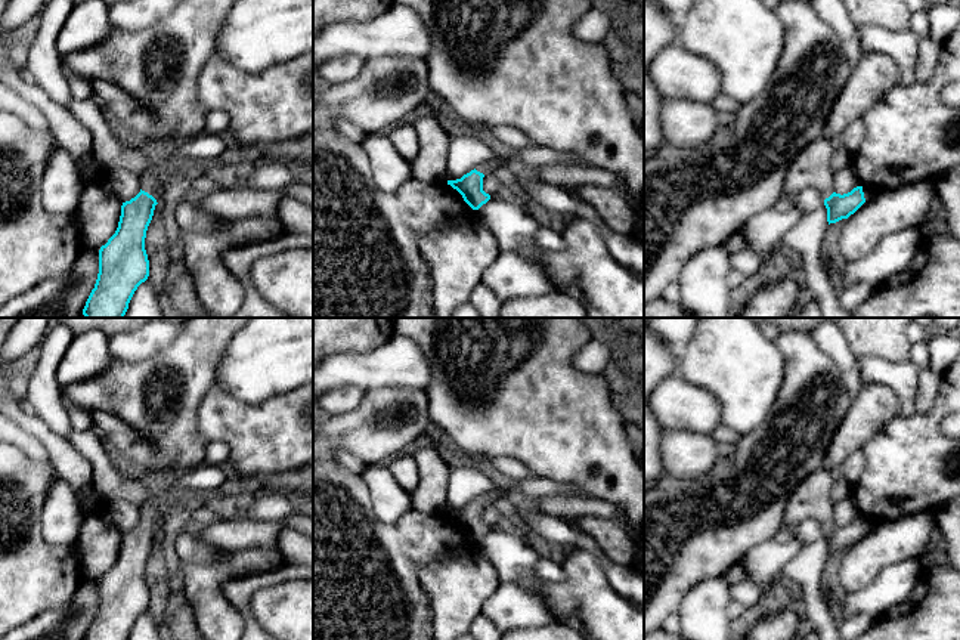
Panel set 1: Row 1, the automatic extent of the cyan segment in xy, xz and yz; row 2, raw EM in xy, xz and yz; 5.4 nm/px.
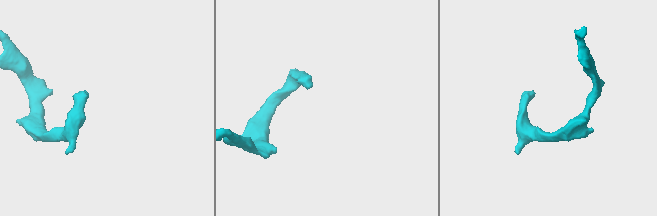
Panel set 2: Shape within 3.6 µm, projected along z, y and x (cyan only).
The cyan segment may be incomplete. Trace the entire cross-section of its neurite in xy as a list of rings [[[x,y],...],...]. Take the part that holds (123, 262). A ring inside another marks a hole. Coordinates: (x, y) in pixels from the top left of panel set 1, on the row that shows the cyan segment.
[[[154,139],[140,148],[149,166],[140,176],[140,192],[123,202],[118,228],[99,250],[97,279],[83,309],[86,318],[124,318],[134,291],[149,276],[146,231],[174,171],[165,140]]]

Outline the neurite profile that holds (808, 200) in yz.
[[[806,188],[793,198],[793,205],[796,205],[802,214],[806,214],[824,205],[824,198],[817,189]]]

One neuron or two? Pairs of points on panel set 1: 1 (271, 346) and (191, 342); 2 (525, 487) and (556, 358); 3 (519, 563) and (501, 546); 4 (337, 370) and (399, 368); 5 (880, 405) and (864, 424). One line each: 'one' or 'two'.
1: two
2: two
3: one
4: one
5: one

